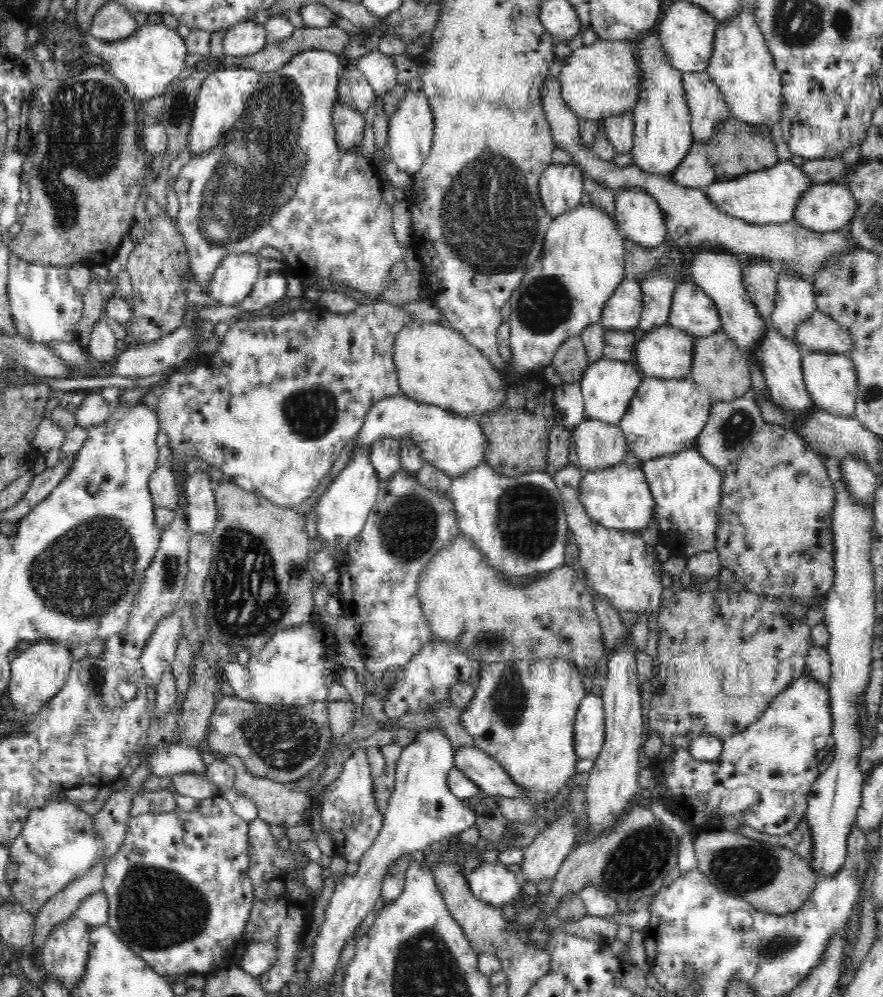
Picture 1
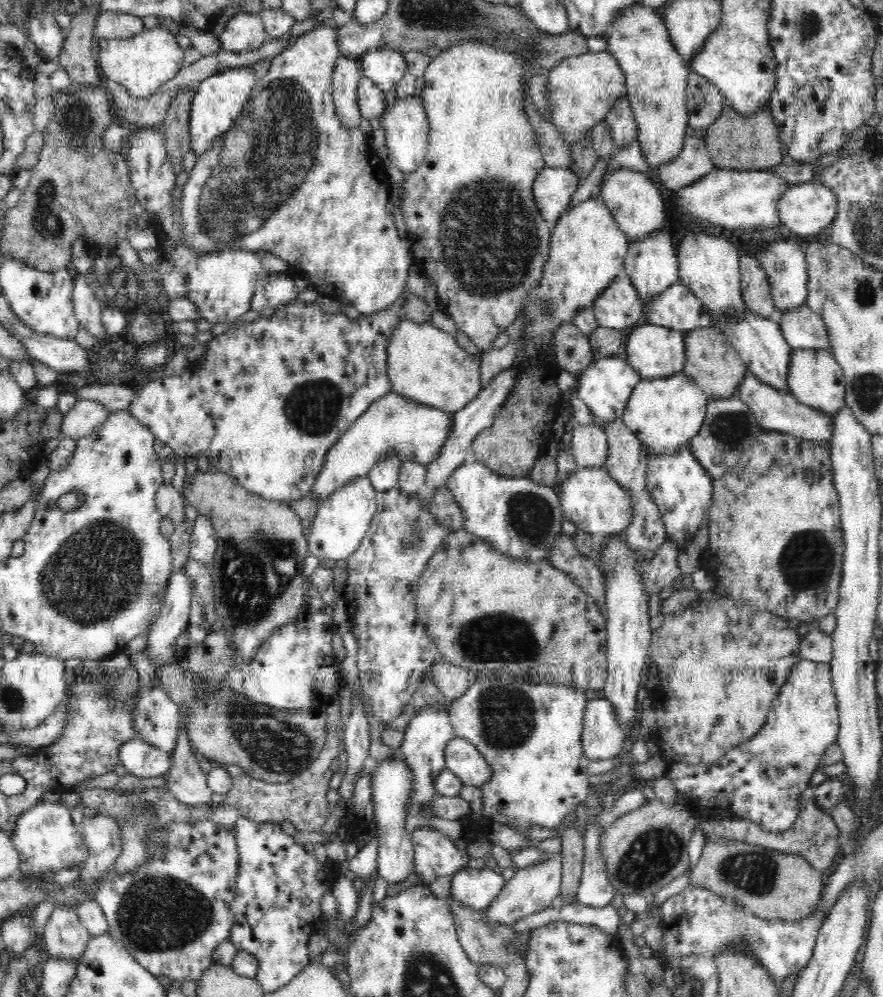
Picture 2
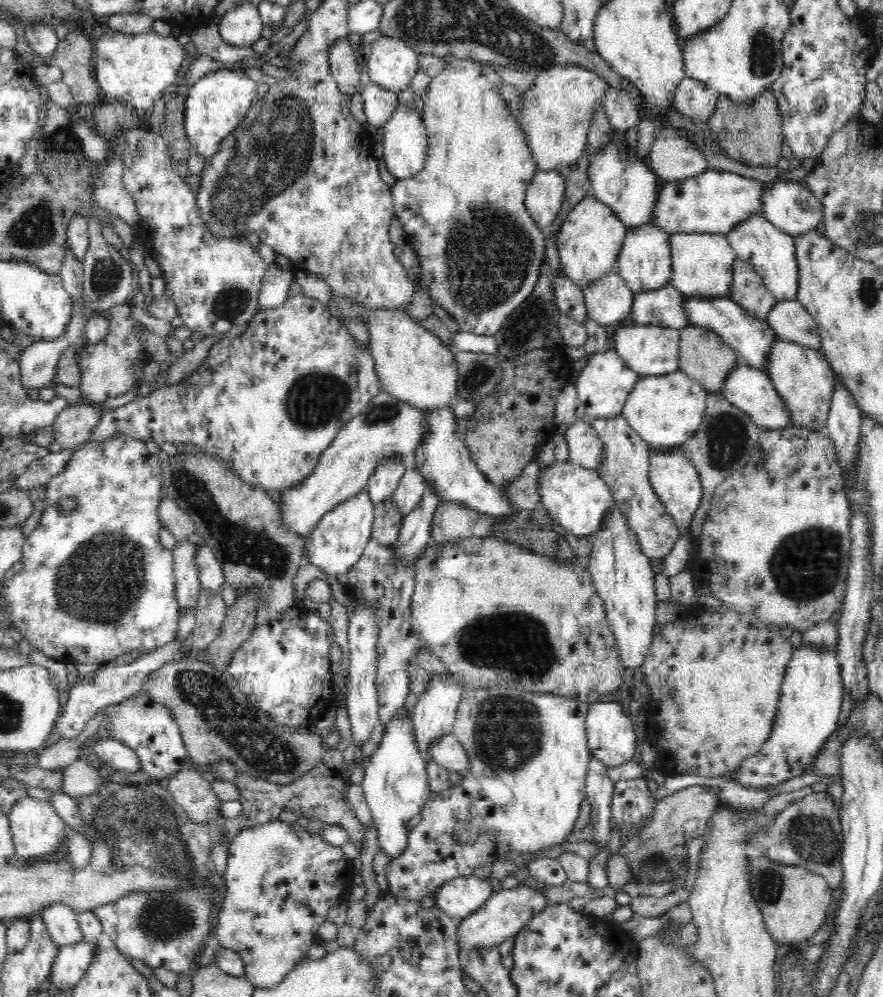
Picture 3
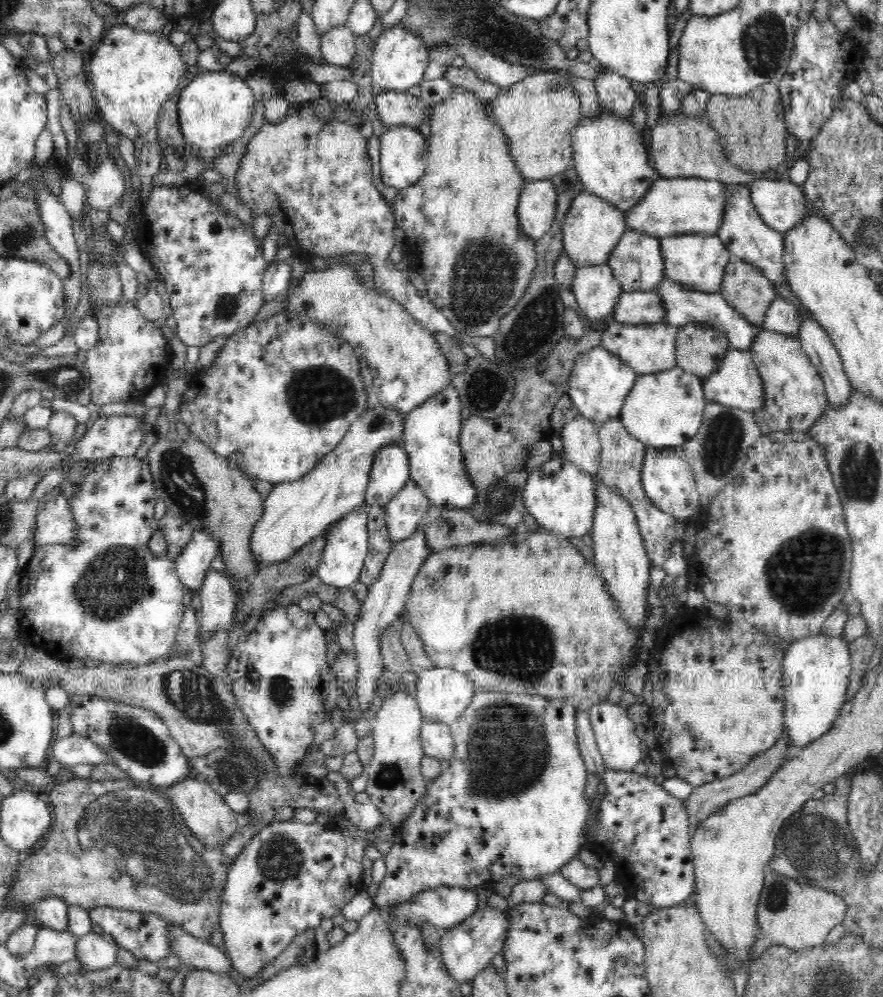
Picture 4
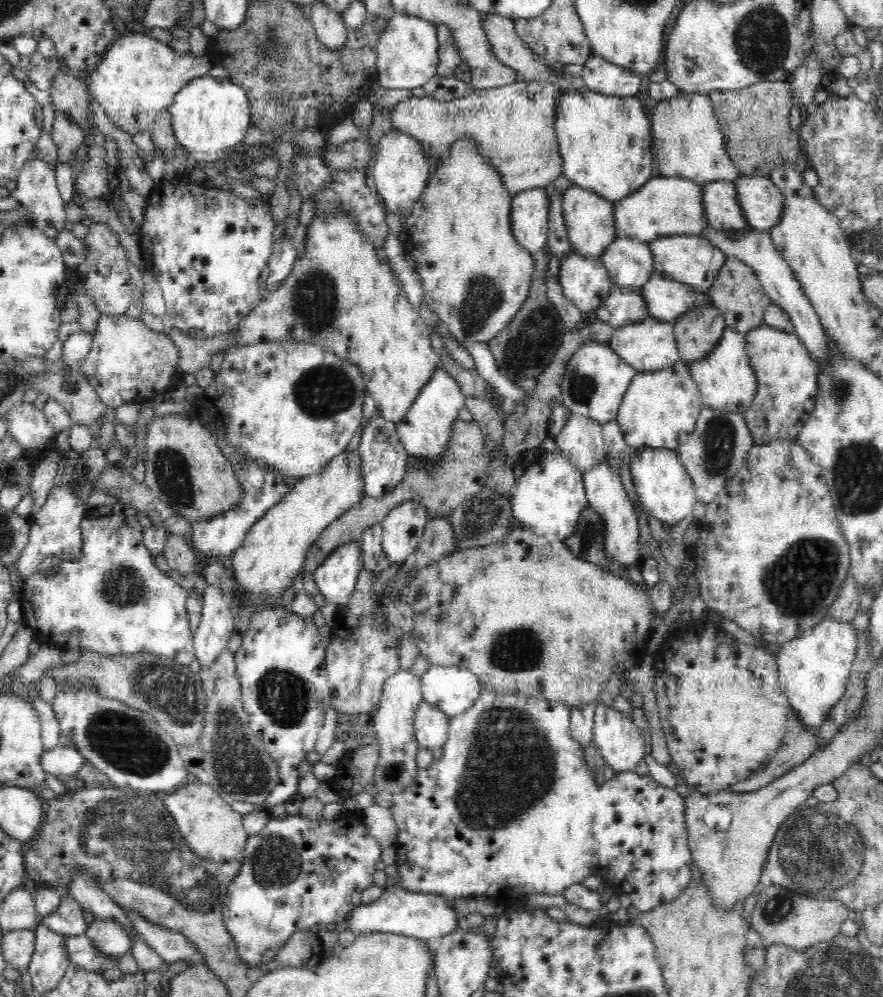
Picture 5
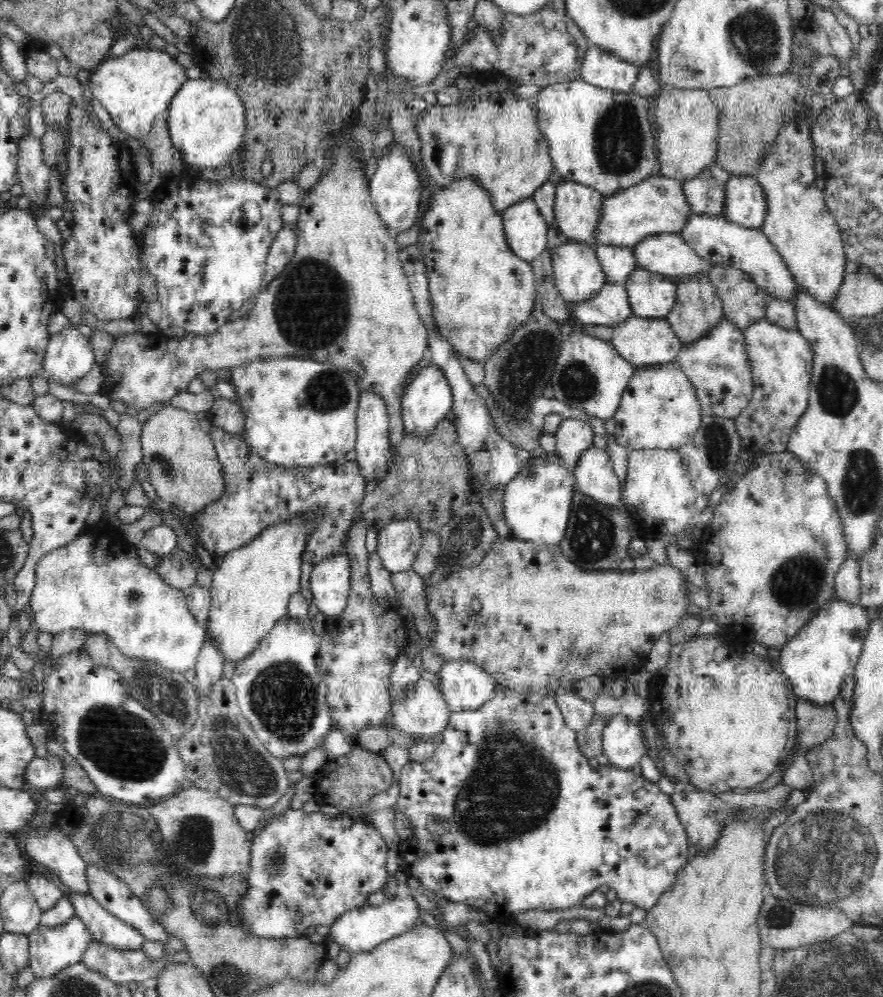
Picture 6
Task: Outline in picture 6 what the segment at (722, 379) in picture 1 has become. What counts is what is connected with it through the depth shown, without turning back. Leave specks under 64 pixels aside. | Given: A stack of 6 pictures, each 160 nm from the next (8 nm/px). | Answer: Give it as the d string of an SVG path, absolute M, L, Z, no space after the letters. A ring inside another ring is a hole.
M706 273L690 275L684 281L676 281L676 285L675 305L667 314L666 319L682 344L691 343L707 335L724 318L723 302Z

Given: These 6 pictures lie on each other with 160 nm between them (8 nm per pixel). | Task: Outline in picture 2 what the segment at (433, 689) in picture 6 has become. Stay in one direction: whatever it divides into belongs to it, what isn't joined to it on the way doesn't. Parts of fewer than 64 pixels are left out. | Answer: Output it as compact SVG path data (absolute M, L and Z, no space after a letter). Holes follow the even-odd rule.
M454 737L444 751L446 769L451 770L463 784L485 785L492 776L492 767L480 751L468 740Z

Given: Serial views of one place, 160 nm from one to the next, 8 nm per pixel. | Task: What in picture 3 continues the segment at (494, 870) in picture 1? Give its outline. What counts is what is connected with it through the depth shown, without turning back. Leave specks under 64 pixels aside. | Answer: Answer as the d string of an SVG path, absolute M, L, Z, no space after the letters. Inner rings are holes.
M474 875L459 877L436 890L435 906L459 922L479 910L492 894L494 887L490 882L480 880Z

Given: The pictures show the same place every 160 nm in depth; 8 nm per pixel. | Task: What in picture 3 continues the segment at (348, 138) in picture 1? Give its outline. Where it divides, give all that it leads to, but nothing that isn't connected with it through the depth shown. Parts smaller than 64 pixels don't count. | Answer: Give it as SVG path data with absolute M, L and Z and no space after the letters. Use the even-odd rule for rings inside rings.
M348 36L338 39L328 55L331 75L334 77L342 95L350 100L351 94L355 93L356 85L360 82L360 62L356 50L352 47Z

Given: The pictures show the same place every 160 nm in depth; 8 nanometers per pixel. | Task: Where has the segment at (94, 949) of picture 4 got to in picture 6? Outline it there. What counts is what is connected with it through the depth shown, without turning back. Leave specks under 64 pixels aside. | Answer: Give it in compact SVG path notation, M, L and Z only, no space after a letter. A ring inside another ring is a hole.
M72 891L67 898L86 924L92 940L120 950L138 950L146 942L142 933L106 911L96 899Z

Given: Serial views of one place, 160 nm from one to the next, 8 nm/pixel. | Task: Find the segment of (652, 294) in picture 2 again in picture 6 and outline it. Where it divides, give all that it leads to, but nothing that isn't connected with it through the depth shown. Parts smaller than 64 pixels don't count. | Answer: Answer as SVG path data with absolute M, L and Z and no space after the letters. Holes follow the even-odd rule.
M600 244L596 246L596 256L602 265L608 283L624 285L637 268L633 247Z

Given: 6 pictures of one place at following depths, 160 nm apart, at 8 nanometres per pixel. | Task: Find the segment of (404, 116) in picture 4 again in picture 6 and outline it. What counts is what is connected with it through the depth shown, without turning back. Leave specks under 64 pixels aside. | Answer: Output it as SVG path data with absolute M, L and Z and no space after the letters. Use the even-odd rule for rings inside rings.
M504 91L473 97L471 101L452 103L442 106L436 103L425 114L416 116L416 131L420 135L420 156L425 170L437 183L438 188L446 188L452 180L473 178L481 187L490 193L492 206L496 212L510 208L512 204L524 198L532 197L533 193L548 178L554 164L549 155L549 146L537 125L537 114L532 100L517 99L512 92Z

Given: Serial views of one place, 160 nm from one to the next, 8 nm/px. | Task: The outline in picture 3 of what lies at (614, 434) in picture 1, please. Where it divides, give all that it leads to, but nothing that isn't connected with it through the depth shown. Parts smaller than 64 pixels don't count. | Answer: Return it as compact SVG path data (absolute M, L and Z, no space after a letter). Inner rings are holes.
M588 418L577 420L564 435L569 447L569 461L584 468L597 469L602 461L604 444Z

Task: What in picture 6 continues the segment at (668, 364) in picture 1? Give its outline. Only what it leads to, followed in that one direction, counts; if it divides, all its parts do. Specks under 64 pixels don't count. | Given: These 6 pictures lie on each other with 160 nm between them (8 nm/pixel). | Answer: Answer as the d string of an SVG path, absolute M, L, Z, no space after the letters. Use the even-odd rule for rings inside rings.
M633 314L628 320L613 327L613 337L610 342L618 354L636 368L676 362L683 345L666 318L643 319Z

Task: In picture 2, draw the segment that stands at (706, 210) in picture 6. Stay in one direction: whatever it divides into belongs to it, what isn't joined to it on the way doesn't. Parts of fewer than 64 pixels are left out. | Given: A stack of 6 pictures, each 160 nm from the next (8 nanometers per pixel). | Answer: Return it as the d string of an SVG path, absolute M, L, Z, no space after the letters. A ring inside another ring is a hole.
M792 236L785 240L772 241L766 248L760 248L760 250L752 252L752 256L756 260L759 260L760 266L767 274L777 314L782 314L784 311L806 305L805 302L808 296L808 273L804 249L805 246L802 246Z

